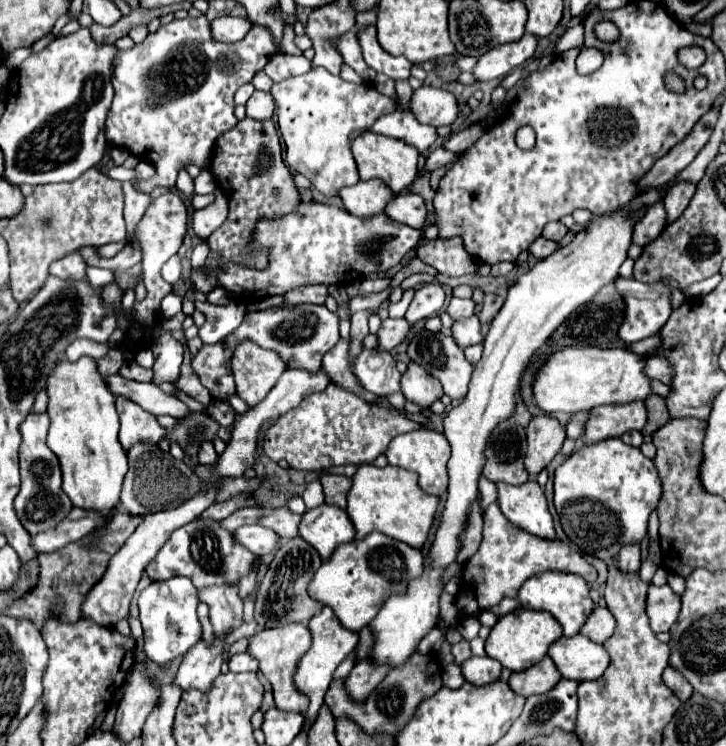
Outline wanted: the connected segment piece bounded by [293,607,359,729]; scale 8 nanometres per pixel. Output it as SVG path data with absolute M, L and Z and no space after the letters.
M323 607L323 611L309 621L309 631L311 631L311 647L299 659L295 675L293 675L297 691L301 691L301 693L305 693L309 697L309 707L305 711L303 729L309 729L313 725L313 721L317 719L317 711L323 705L323 695L325 695L325 691L327 691L327 687L329 687L329 683L333 679L335 669L359 643L359 635L349 631L349 629L343 629L343 625L337 621L335 613L329 607Z

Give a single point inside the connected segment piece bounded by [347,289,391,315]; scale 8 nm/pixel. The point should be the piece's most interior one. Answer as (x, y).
(371, 301)

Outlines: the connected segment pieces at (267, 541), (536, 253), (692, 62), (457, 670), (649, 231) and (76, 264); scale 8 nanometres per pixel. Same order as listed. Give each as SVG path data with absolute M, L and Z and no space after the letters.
M245 525L235 531L235 537L241 545L245 545L255 555L273 553L279 547L279 535L273 529L263 525Z
M539 237L539 239L535 239L535 241L529 245L529 253L531 253L533 257L537 257L537 259L549 257L555 249L557 249L557 243L553 243L553 241L545 239L545 237Z
M685 47L679 51L679 59L685 67L689 69L697 69L703 65L705 61L705 51L701 47Z
M449 663L443 671L443 685L449 689L457 689L463 683L465 683L465 677L461 673L461 667L457 663Z
M657 201L655 205L651 205L647 209L647 215L635 225L635 233L633 233L633 243L637 245L647 245L653 239L657 239L663 229L667 227L667 213L665 213L665 205L663 201Z
M79 251L67 253L49 265L49 273L57 277L85 277L85 261Z

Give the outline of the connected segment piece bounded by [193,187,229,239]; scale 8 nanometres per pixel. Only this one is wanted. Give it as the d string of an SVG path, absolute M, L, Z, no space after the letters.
M217 187L217 197L213 201L213 205L207 205L203 209L197 209L193 213L193 229L201 239L207 239L217 227L223 225L223 221L227 219L227 211L229 211L229 197Z

